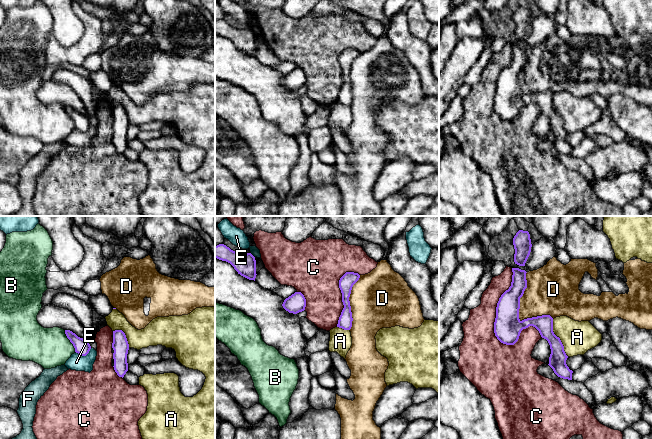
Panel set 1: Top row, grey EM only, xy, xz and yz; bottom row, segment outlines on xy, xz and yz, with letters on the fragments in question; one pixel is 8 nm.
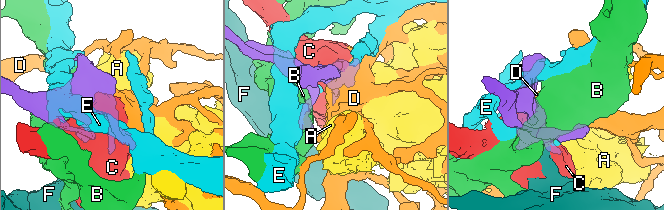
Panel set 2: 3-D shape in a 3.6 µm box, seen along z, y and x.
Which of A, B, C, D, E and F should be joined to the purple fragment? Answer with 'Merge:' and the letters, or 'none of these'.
Merge: none of these

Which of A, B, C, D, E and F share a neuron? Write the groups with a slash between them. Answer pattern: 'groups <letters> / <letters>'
groups A / B / C / D / E / F

